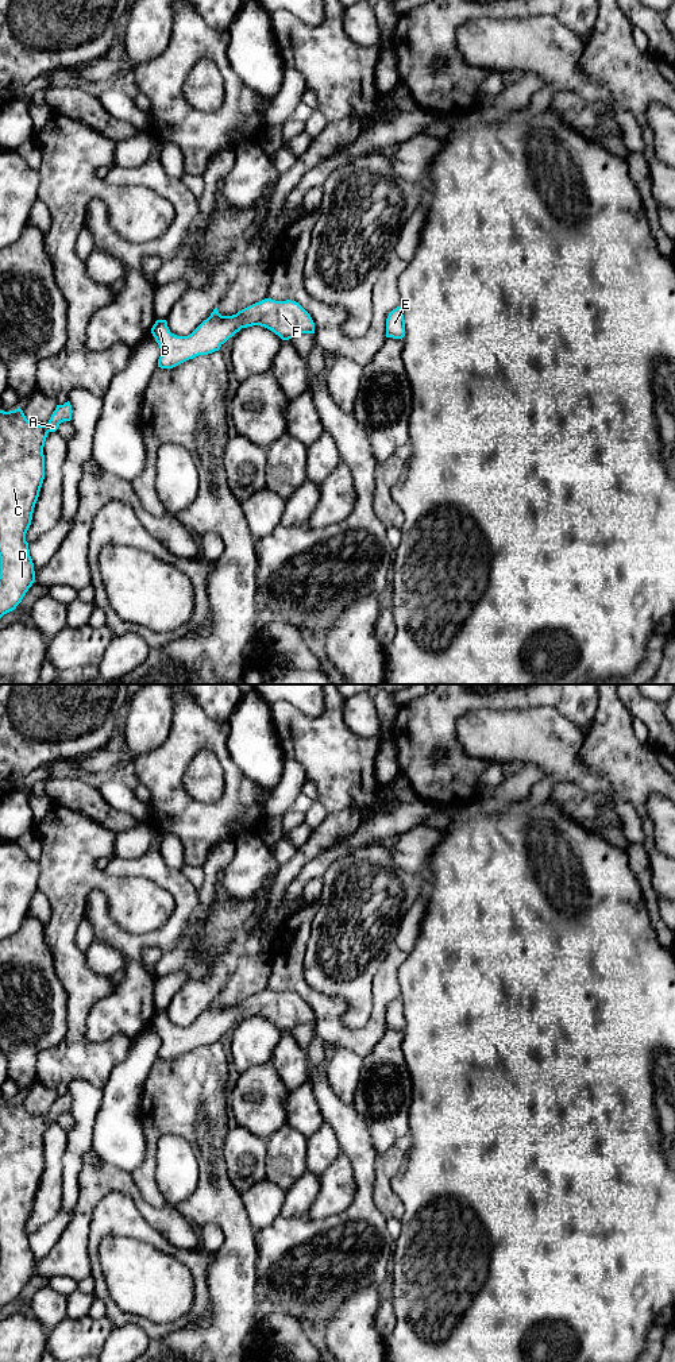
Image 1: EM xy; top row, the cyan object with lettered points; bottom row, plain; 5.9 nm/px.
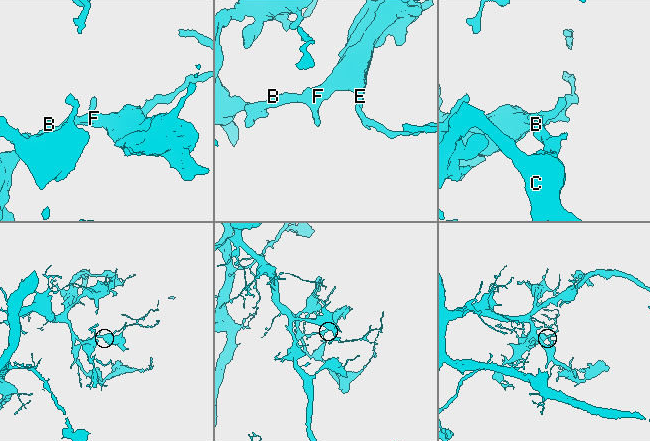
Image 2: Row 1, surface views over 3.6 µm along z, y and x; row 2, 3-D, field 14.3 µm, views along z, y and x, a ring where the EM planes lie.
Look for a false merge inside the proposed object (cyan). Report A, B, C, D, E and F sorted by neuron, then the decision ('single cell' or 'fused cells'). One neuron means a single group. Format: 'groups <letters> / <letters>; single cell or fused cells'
groups A B C D E F; single cell

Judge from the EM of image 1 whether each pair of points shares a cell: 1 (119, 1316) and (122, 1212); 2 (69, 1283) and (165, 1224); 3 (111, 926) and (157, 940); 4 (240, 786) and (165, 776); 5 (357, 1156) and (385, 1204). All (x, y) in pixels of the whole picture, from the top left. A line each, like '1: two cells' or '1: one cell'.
1: one cell
2: two cells
3: one cell
4: one cell
5: two cells

